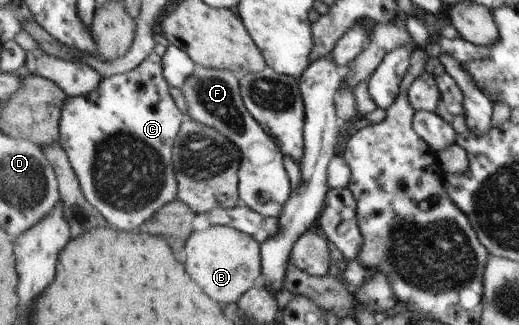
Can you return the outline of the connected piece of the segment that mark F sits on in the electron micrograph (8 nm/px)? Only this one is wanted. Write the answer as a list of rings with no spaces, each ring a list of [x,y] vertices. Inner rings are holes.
[[[195,65],[194,72],[182,84],[182,94],[187,106],[187,115],[192,120],[218,130],[240,150],[242,160],[238,164],[239,201],[262,216],[278,219],[284,202],[292,194],[292,187],[283,165],[283,154],[272,137],[264,132],[264,128],[244,106],[239,79],[230,70],[214,70]]]

